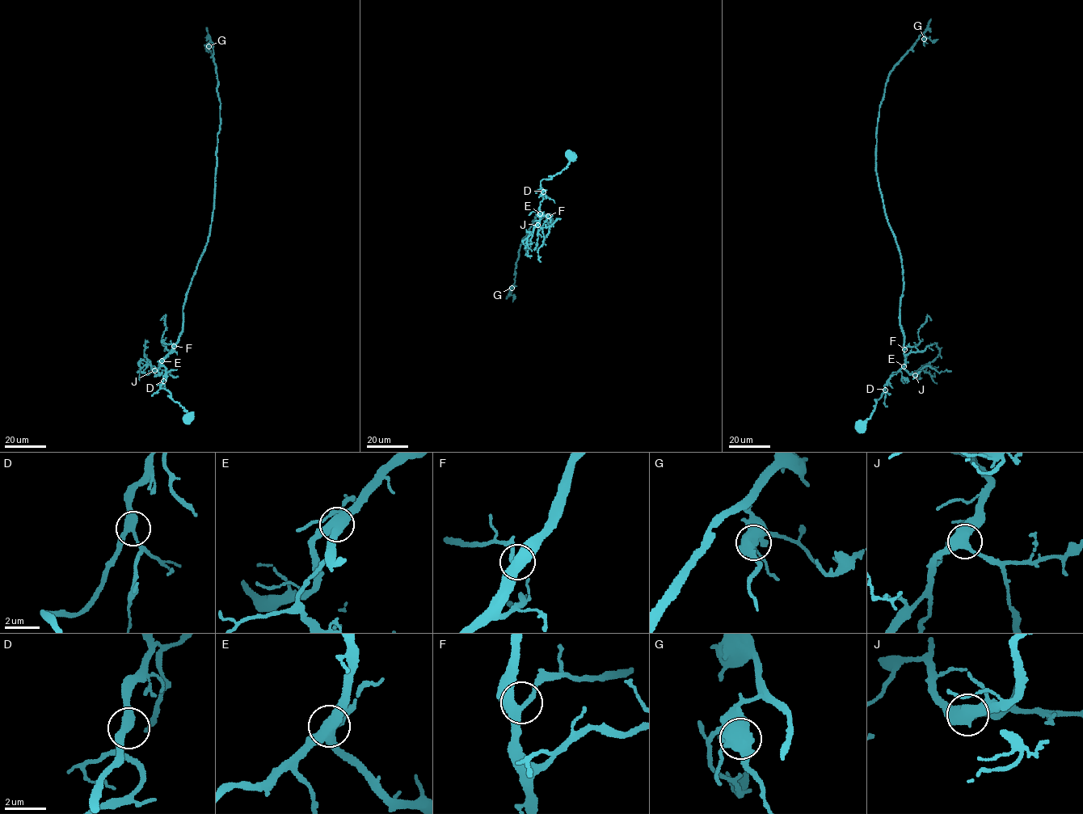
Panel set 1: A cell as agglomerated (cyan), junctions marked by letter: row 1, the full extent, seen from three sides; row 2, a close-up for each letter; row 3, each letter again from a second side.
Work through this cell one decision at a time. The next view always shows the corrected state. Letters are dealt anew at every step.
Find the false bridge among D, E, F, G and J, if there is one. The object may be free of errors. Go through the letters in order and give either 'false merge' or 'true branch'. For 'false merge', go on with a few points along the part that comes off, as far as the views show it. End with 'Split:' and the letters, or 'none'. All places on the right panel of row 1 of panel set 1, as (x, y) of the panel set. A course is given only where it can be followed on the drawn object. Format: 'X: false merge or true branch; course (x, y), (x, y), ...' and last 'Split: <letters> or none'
D: true branch
E: true branch
F: true branch
G: true branch
J: true branch
Split: none

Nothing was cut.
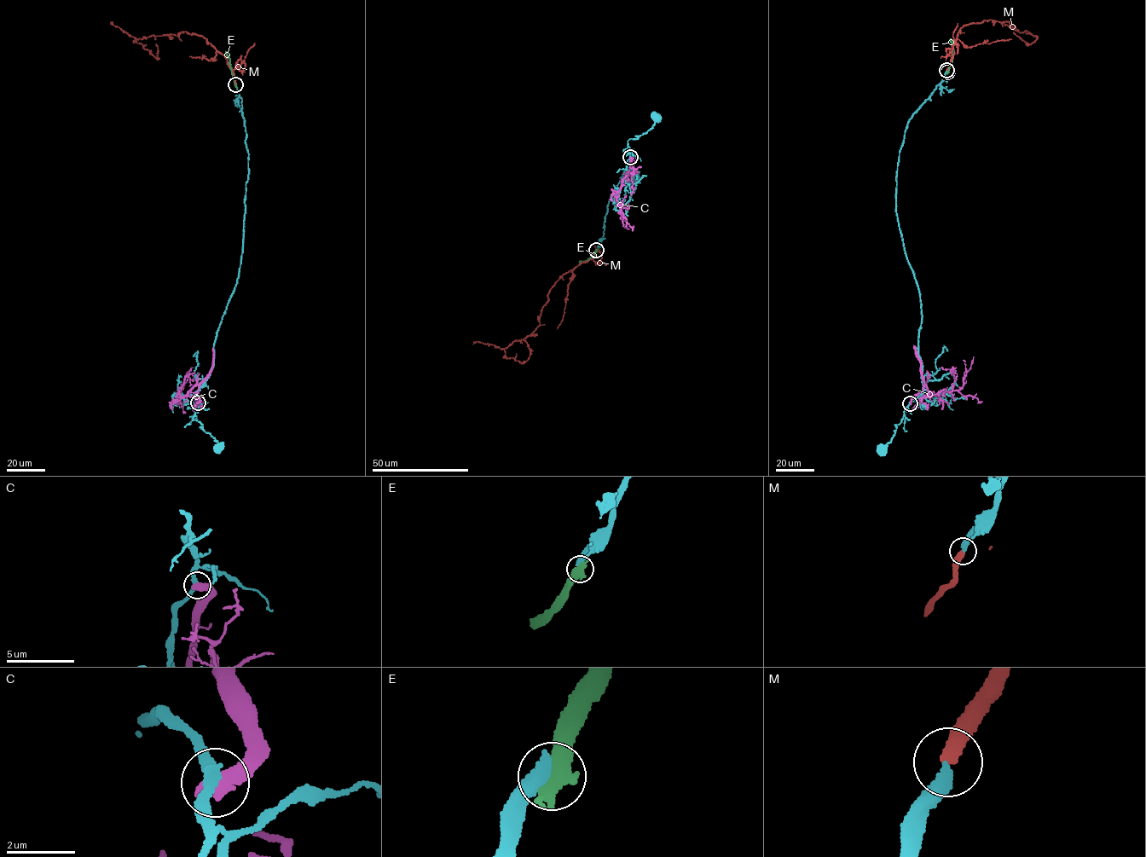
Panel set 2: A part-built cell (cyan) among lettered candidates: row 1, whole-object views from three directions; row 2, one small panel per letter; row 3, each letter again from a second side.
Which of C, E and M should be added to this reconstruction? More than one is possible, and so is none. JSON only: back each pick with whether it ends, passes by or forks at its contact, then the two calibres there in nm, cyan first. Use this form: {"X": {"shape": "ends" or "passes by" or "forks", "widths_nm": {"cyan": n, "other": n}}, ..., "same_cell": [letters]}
{"M": {"shape": "ends", "widths_nm": {"cyan": 380, "other": 360}}, "same_cell": ["M"]}

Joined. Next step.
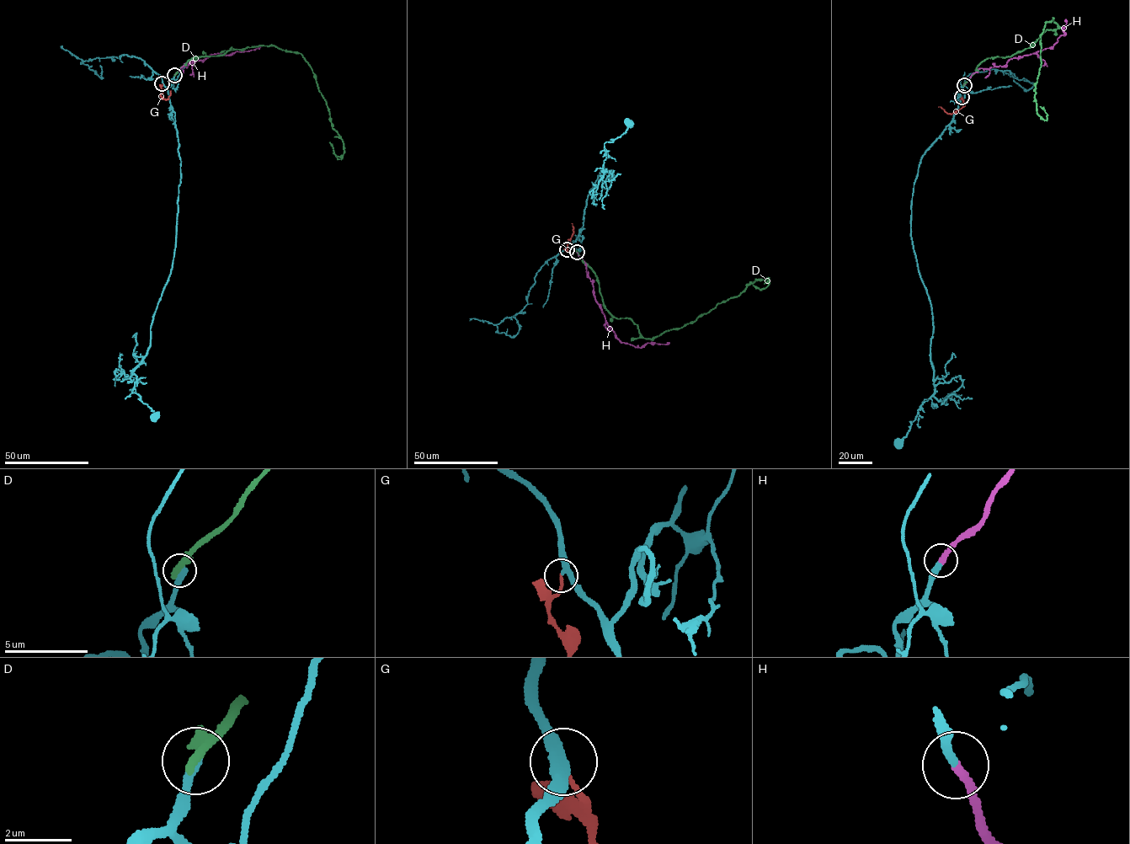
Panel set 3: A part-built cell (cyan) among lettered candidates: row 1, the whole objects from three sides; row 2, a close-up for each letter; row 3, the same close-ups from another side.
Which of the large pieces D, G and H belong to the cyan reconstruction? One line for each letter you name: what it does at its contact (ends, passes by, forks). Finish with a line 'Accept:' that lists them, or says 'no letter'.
G: it ends
H: it ends
Accept: G, H

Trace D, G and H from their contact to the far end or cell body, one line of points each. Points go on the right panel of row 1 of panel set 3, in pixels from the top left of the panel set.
D: (963, 85), (987, 59), (1020, 52), (1059, 27), (1053, 18), (1040, 35), (1034, 95), (1046, 120), (1040, 106)
G: (962, 97), (964, 106), (951, 114), (938, 107)
H: (964, 85), (980, 68), (1004, 66), (1013, 58), (1053, 46), (1066, 34), (1062, 29), (1065, 19)

